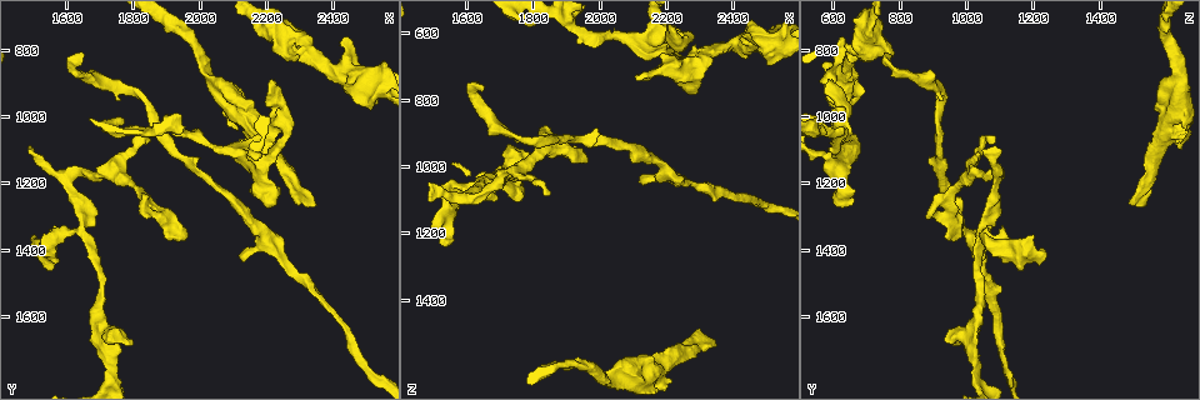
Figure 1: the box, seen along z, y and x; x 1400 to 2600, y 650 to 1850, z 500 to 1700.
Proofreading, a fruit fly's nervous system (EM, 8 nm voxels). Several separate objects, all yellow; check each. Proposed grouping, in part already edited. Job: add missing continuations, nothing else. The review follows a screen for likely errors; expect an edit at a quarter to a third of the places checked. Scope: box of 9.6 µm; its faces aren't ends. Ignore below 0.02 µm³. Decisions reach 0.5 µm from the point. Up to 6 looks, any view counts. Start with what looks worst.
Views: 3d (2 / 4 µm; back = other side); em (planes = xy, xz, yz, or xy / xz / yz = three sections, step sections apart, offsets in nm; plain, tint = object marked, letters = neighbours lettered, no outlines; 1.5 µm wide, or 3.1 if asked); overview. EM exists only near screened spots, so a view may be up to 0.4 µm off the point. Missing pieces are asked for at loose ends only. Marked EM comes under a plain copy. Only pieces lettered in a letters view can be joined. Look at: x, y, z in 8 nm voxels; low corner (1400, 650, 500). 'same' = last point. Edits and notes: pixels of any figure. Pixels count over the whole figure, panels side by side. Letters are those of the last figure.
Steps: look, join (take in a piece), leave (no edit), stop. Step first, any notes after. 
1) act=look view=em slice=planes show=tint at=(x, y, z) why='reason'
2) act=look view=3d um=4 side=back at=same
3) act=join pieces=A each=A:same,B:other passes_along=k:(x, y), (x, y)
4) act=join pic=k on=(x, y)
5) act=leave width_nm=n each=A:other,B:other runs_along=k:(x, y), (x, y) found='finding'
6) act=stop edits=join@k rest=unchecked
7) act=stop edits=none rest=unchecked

act=look view=em slice=planes show=letters at=(2210, 910, 580) why='branch stops here'

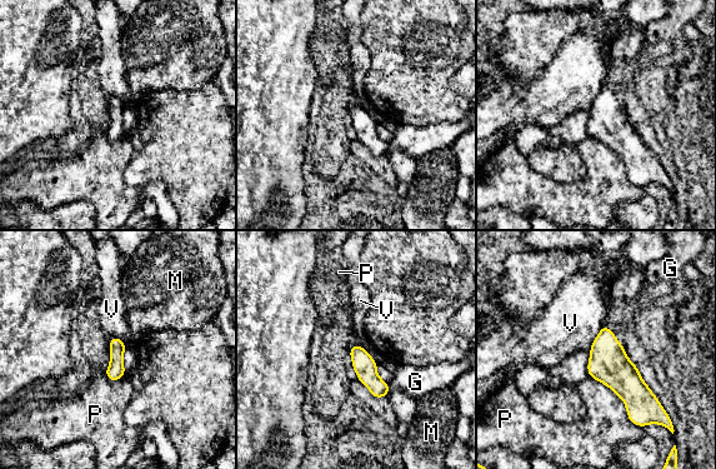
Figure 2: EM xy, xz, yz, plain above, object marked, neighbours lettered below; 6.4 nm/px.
act=leave each=G:other,M:other,P:other,V:other border=2:(604, 324), (589, 348) found='no lettered piece goes on from it'

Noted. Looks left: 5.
act=look view=3d um=2 at=(2290, 1260, 1480) why='an open end'

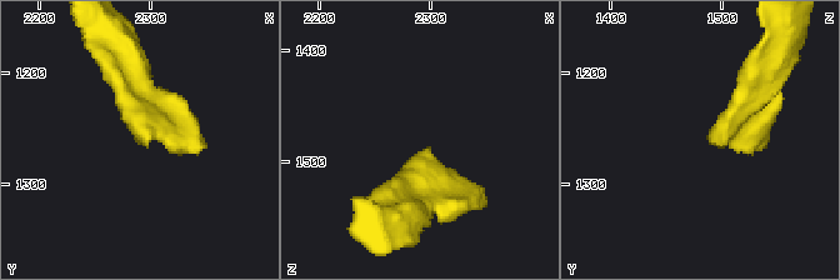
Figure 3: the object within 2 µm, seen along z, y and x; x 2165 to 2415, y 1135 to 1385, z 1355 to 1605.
act=look view=em slice=xy step=4 show=letters at=(2298, 1258, 1486) why='need the tissue'

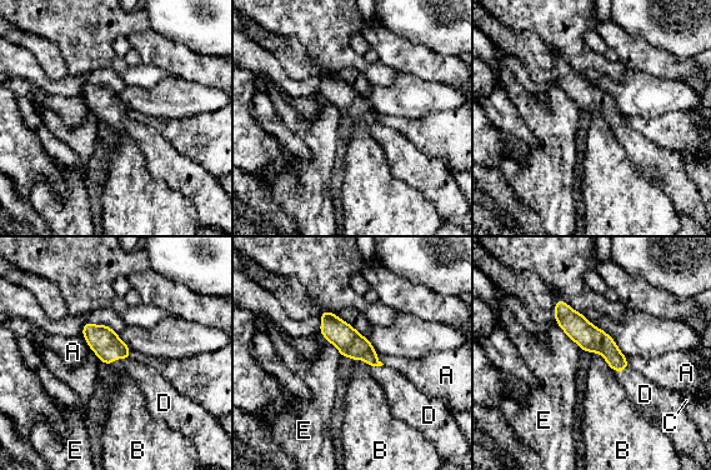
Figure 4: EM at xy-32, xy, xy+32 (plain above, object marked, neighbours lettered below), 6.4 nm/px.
act=look view=em slice=planes show=letters at=same why='cut it another way'

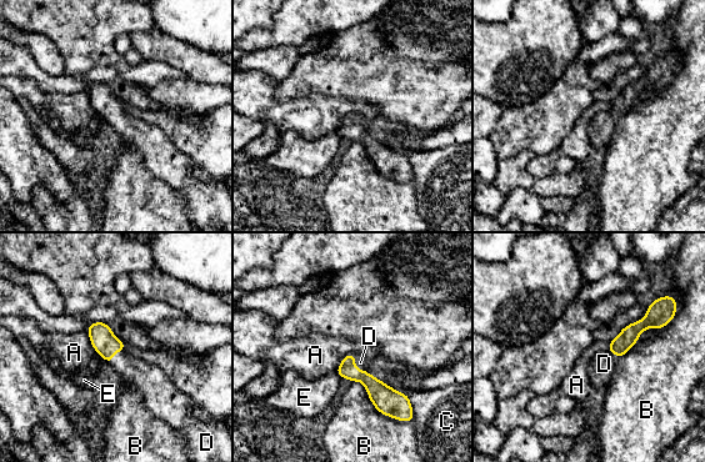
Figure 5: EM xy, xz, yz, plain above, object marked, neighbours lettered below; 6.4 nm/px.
act=join pieces=D longest_contact=B:440nm each=A:other,B:other,C:other,D:same,E:other passes_along=5:(380, 393), (354, 366), (360, 362) found='it goes on there'

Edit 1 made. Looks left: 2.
act=look view=overview why='redraw'

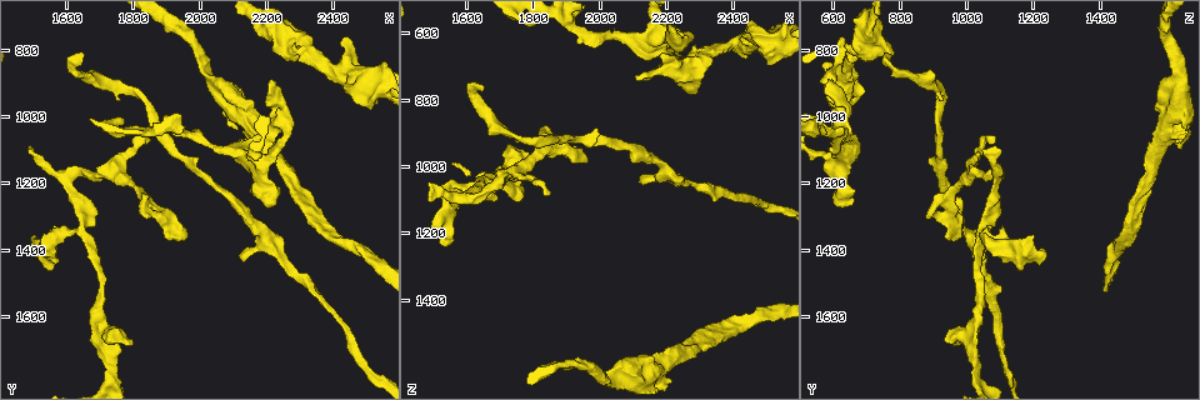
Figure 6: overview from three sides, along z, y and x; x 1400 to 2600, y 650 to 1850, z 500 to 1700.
act=look view=em slice=planes show=letters at=(1840, 1070, 1080) why='an open end'

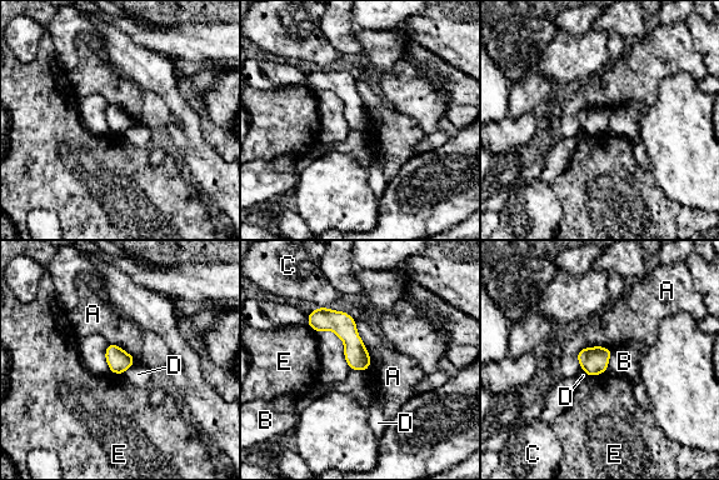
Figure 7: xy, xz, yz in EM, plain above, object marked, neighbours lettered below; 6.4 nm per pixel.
act=leave width_nm=150 longest_contact=A:240nm each=A:other,B:other,C:other,D:other,E:other found='no lettered piece goes on from it'

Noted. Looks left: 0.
act=stop edits=join@5 rest=unchecked

